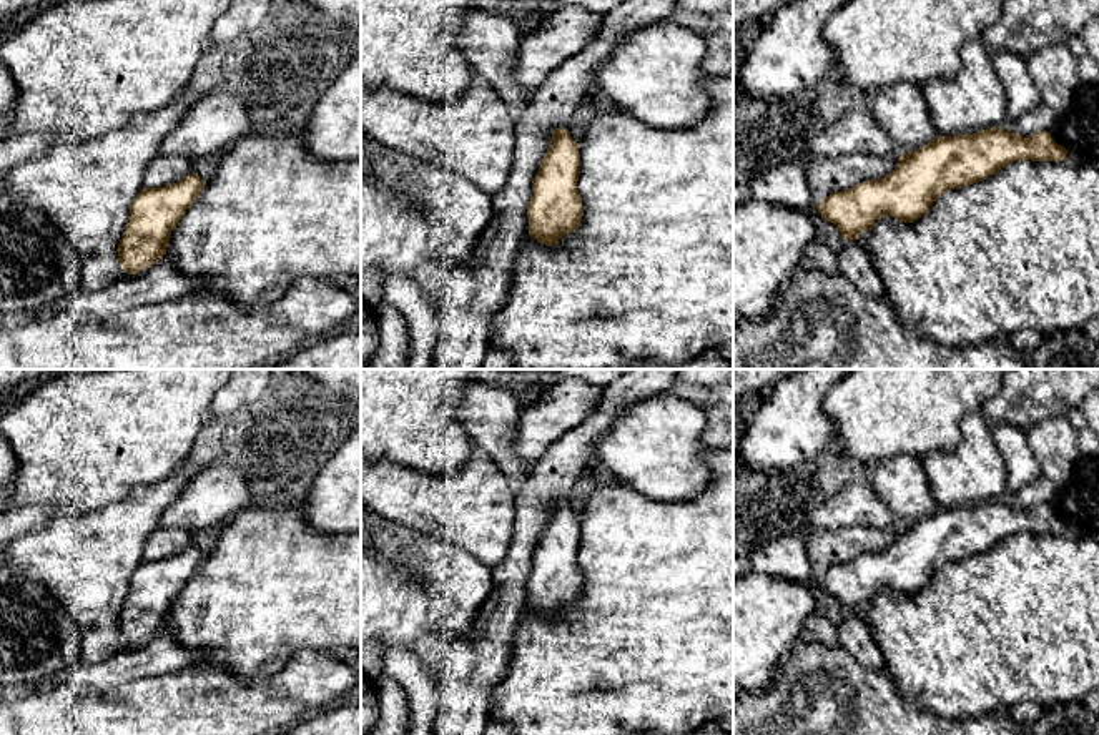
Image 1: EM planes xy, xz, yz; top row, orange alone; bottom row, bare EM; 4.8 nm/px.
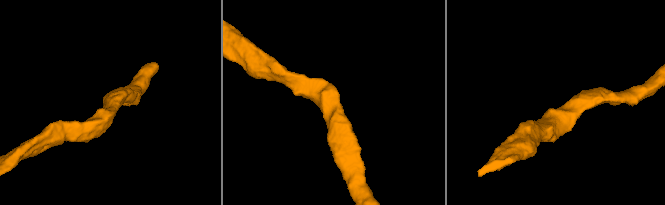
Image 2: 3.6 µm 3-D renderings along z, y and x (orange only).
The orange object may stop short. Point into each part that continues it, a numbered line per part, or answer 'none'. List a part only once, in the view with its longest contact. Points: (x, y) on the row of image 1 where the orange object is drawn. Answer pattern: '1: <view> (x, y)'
none

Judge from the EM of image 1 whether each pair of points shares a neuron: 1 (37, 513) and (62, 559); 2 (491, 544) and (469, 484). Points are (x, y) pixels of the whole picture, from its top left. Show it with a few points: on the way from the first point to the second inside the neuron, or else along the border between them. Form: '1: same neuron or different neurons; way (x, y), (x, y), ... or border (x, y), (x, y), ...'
1: different neurons; border (60, 516), (17, 537)
2: same neuron; way (484, 529), (476, 511), (476, 499)

